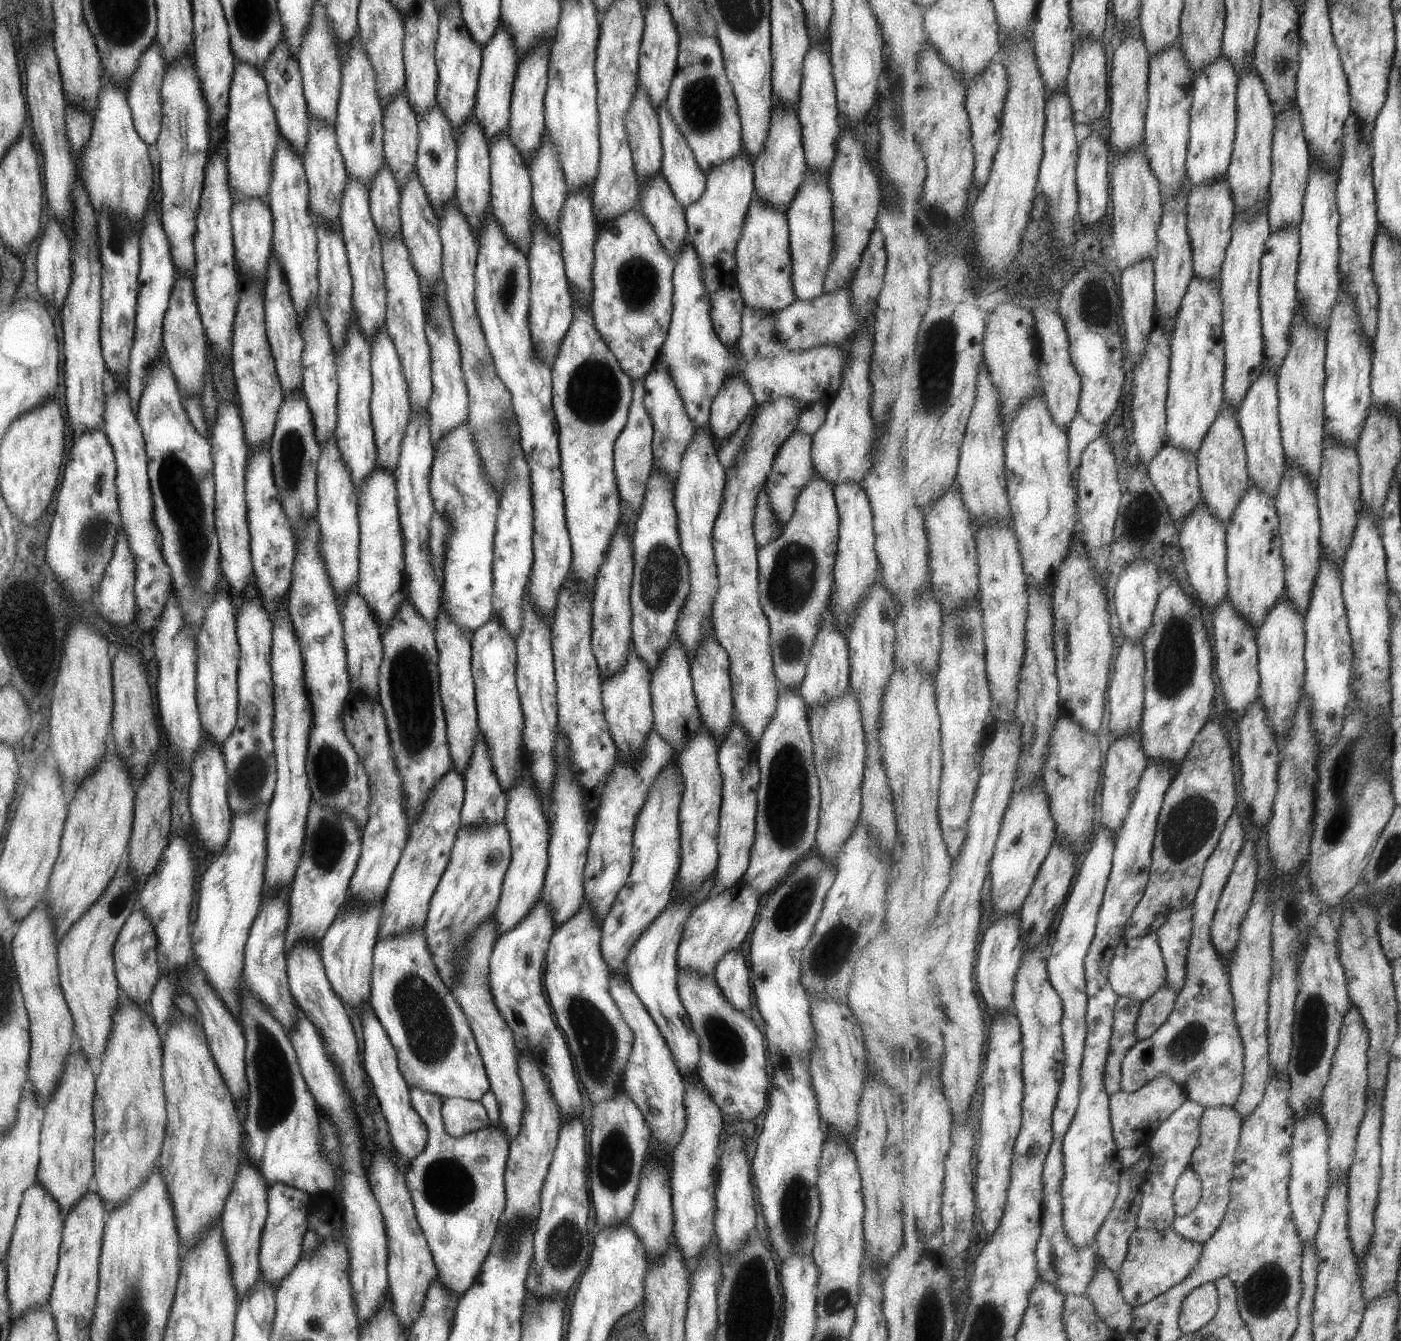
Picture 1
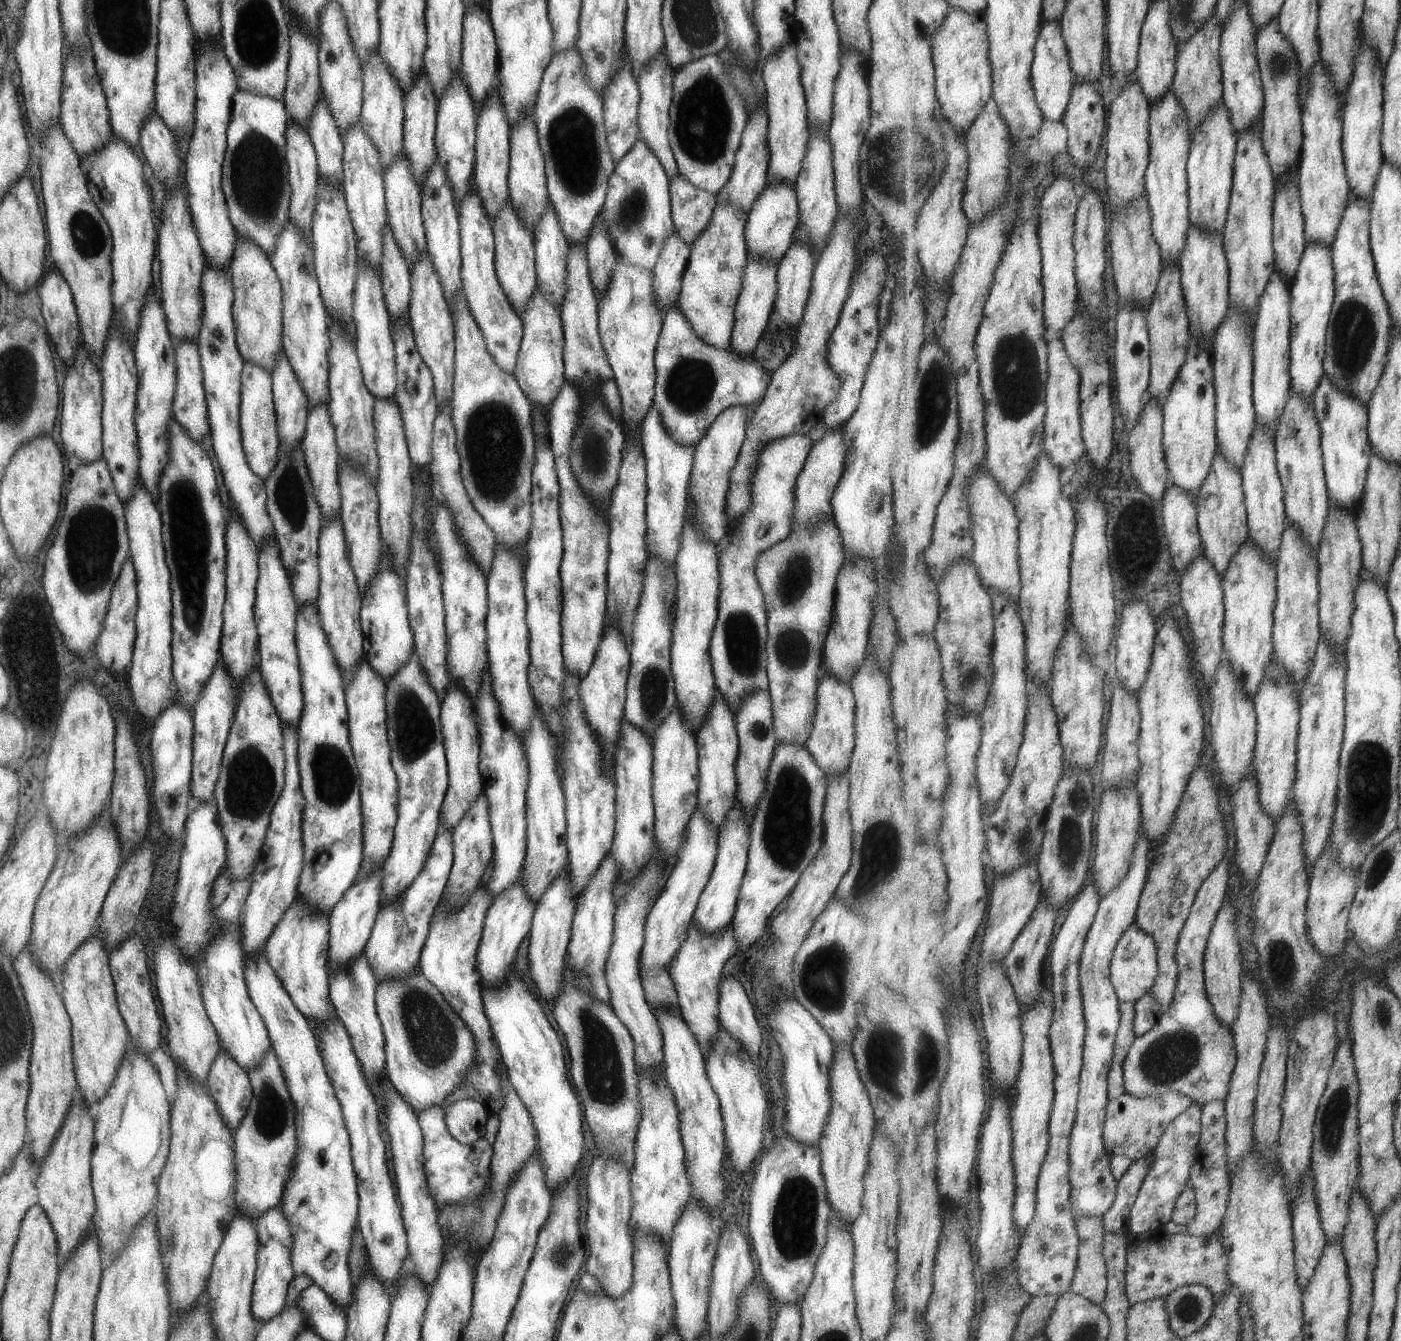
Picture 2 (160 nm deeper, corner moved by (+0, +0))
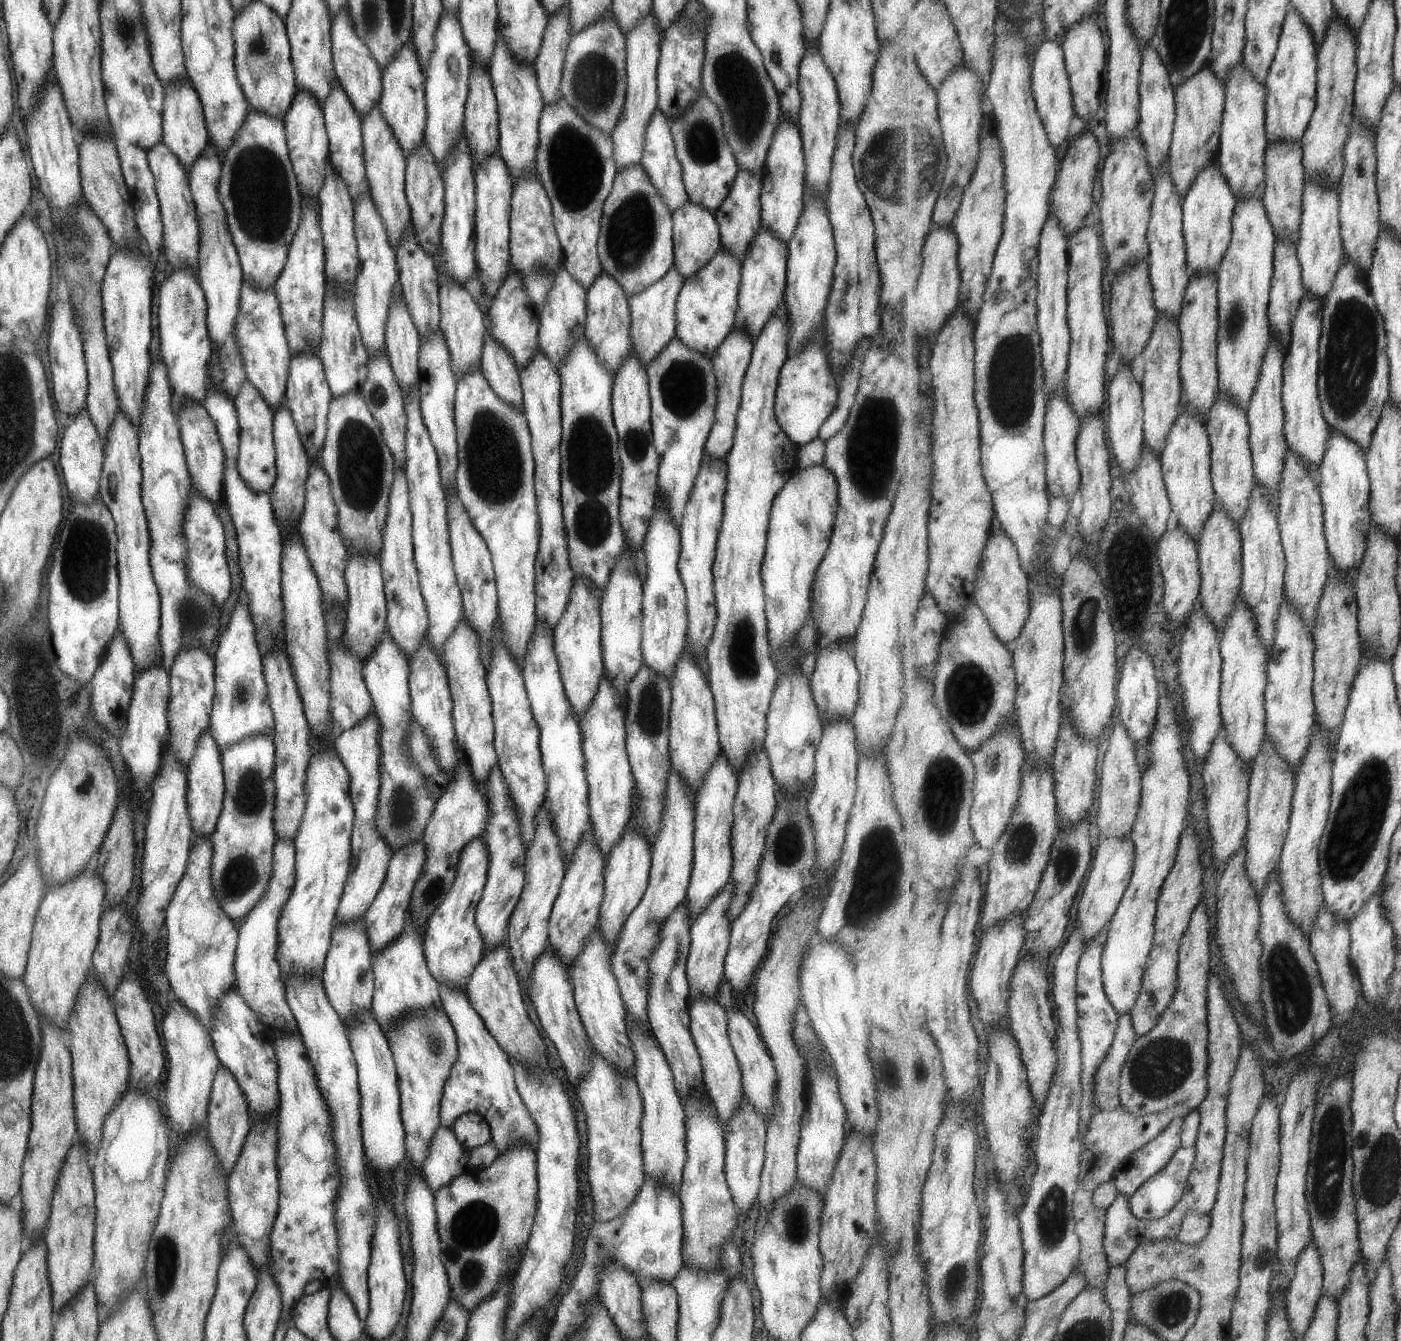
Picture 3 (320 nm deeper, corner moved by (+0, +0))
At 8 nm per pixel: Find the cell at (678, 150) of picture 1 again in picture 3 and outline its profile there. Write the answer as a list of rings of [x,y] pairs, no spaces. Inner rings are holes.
[[[687,201],[670,215],[672,220],[673,265],[681,277],[695,274],[720,248],[718,226],[713,214],[703,207]]]

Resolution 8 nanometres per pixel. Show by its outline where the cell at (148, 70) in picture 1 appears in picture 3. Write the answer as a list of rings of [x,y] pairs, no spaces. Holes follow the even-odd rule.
[[[161,142],[146,152],[149,170],[154,178],[162,220],[162,250],[173,271],[195,269],[198,262],[199,227],[194,211],[194,202],[188,187],[188,174],[177,157]]]

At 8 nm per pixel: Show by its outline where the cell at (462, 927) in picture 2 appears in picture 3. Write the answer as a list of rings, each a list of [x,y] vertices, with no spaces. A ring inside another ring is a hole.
[[[438,984],[438,995],[457,1041],[457,1054],[451,1063],[439,1101],[440,1124],[449,1129],[462,1113],[476,1112],[488,1124],[490,1141],[498,1154],[522,1143],[530,1145],[535,1151],[538,1132],[516,1089],[514,1072],[508,1056],[488,1033],[479,1015],[471,1008],[464,988],[451,989]]]

